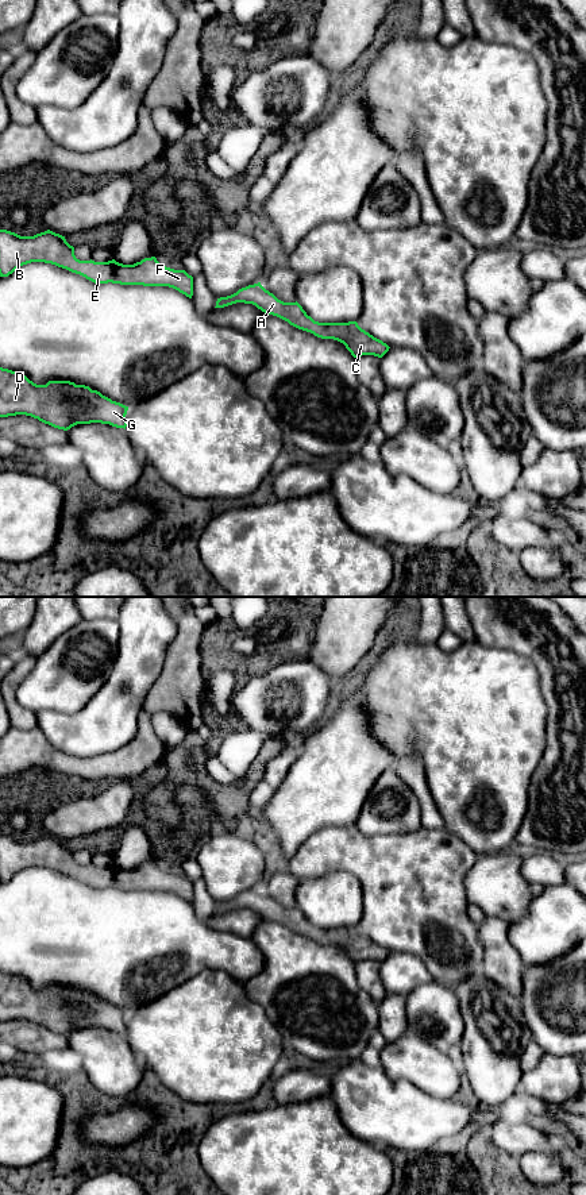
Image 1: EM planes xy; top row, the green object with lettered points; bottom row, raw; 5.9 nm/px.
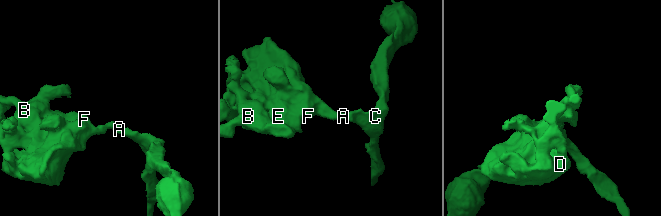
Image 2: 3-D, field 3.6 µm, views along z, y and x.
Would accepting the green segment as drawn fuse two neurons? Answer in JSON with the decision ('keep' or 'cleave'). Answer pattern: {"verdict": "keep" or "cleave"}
{"verdict": "keep"}

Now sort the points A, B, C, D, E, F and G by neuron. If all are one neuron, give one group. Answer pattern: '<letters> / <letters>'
A B C D E F G

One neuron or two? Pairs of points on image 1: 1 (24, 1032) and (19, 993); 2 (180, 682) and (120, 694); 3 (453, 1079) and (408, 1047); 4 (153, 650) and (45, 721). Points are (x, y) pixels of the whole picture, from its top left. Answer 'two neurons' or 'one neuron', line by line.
1: one neuron
2: two neurons
3: one neuron
4: one neuron

